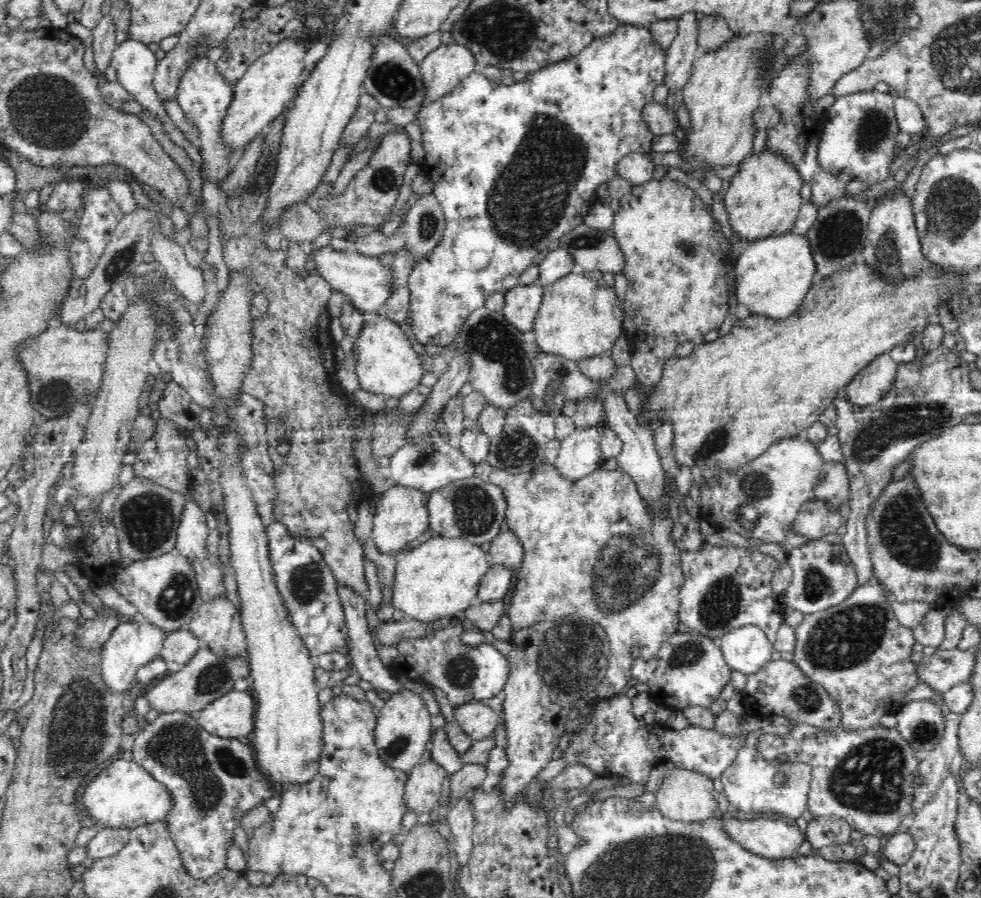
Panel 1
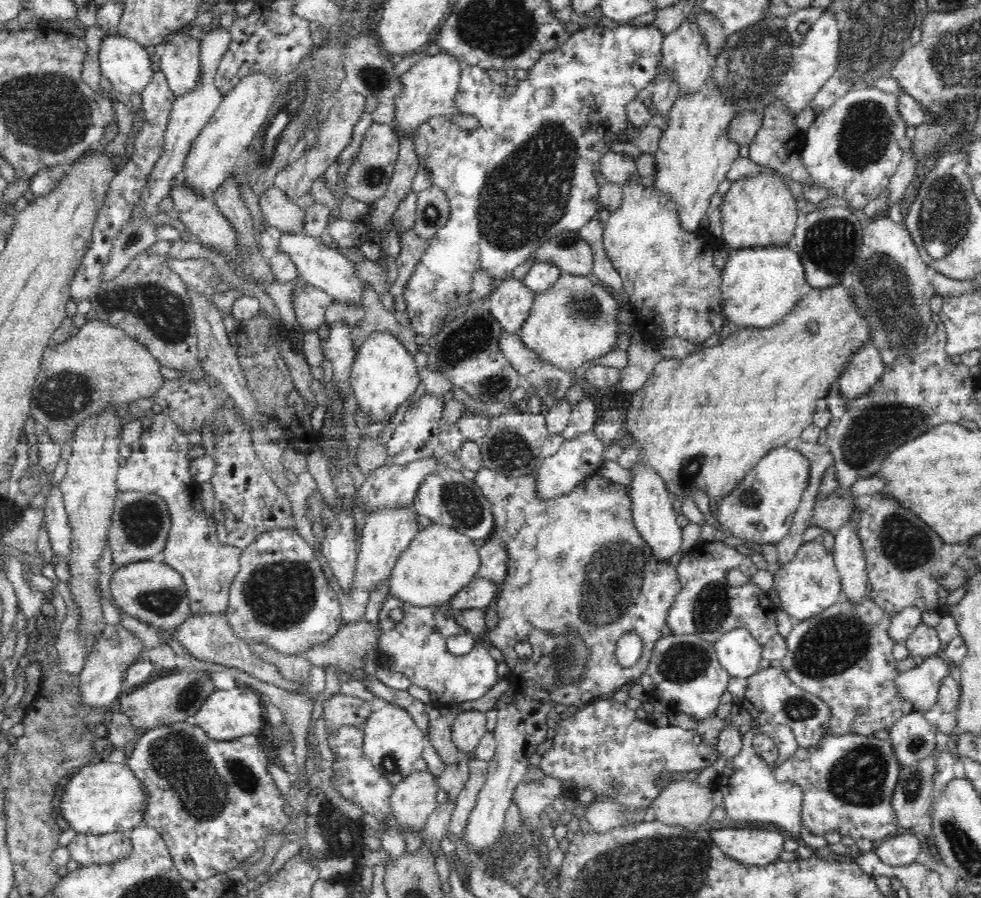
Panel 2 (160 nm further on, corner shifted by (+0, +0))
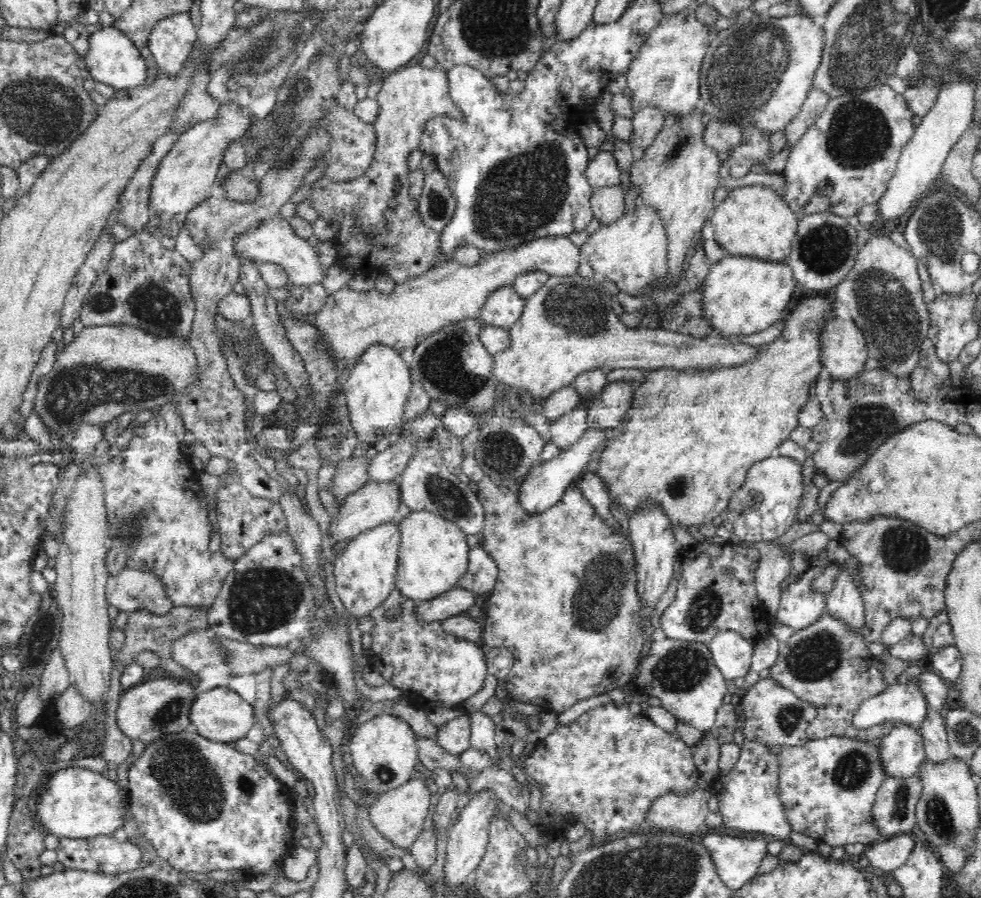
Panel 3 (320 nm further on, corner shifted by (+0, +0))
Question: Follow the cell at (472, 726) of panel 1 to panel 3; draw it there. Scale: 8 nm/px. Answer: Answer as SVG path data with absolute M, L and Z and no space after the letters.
M468 712L453 714L453 719L450 722L439 726L438 745L454 756L462 755L471 748L471 733L472 729L470 729L470 715L468 715Z

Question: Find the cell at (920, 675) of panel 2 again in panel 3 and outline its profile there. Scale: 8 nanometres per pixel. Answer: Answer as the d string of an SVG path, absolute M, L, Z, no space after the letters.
M914 679L906 684L892 684L882 694L864 700L854 714L854 726L865 729L882 721L912 723L920 726L928 712L926 693Z

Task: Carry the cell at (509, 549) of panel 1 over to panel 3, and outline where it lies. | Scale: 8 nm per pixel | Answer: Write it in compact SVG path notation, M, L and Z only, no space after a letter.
M482 544L470 550L468 572L458 580L458 587L466 587L478 594L489 594L498 582L498 563Z

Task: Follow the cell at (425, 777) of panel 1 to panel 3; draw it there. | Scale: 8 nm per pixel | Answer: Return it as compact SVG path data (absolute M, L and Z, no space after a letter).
M412 778L400 788L369 797L366 806L369 809L370 820L378 832L394 846L408 850L424 828L424 821L430 810L430 800L432 800L430 796L432 796L430 788L421 779Z

